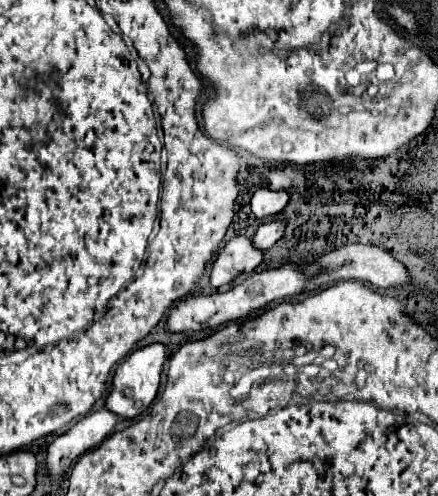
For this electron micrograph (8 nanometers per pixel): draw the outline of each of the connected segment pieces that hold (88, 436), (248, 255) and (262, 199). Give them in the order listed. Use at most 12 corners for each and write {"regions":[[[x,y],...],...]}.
{"regions":[[[109,410],[85,416],[49,444],[43,460],[53,480],[99,446],[119,418]],[[235,236],[219,250],[209,274],[211,288],[251,274],[261,250]],[[261,188],[251,198],[257,218],[277,216],[289,202],[285,190]]]}

